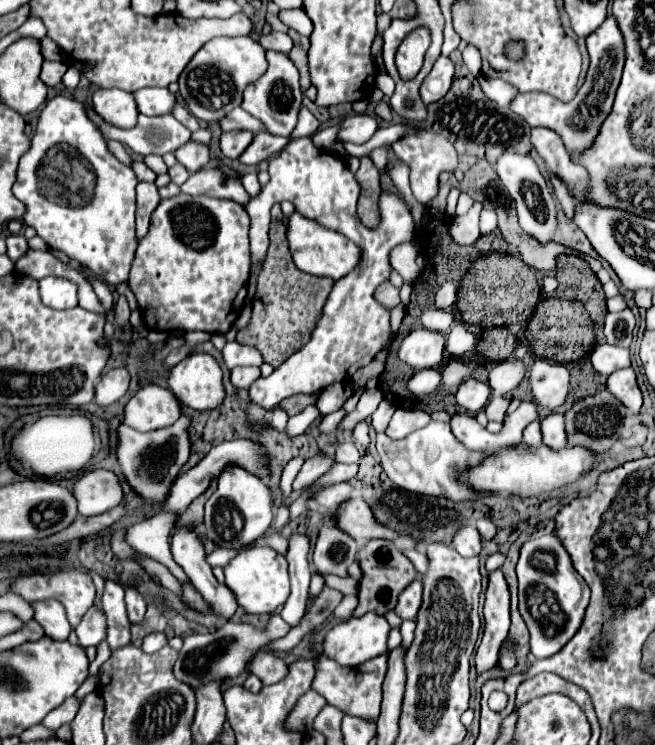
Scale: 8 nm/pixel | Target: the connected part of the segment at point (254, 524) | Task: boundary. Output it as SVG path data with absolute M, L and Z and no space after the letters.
M228 464L218 478L216 492L206 502L204 514L206 536L222 548L244 548L270 528L272 518L274 518L274 504L270 488L260 478L252 476L248 470L236 464Z

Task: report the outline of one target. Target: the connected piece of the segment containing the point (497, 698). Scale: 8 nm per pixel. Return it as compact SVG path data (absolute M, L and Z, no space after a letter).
M494 691L489 697L488 705L494 711L501 711L506 707L507 702L507 695L504 692Z

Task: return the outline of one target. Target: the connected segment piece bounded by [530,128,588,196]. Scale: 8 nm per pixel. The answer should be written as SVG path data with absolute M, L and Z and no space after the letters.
M532 128L530 130L530 142L538 156L546 162L548 170L552 170L556 176L566 180L576 196L584 194L588 174L584 172L582 166L574 164L556 132L550 128Z

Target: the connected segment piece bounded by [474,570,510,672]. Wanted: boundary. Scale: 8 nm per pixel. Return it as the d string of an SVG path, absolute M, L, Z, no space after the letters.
M500 570L490 574L484 602L484 636L476 650L476 670L484 672L496 666L500 646L510 628L510 592Z

